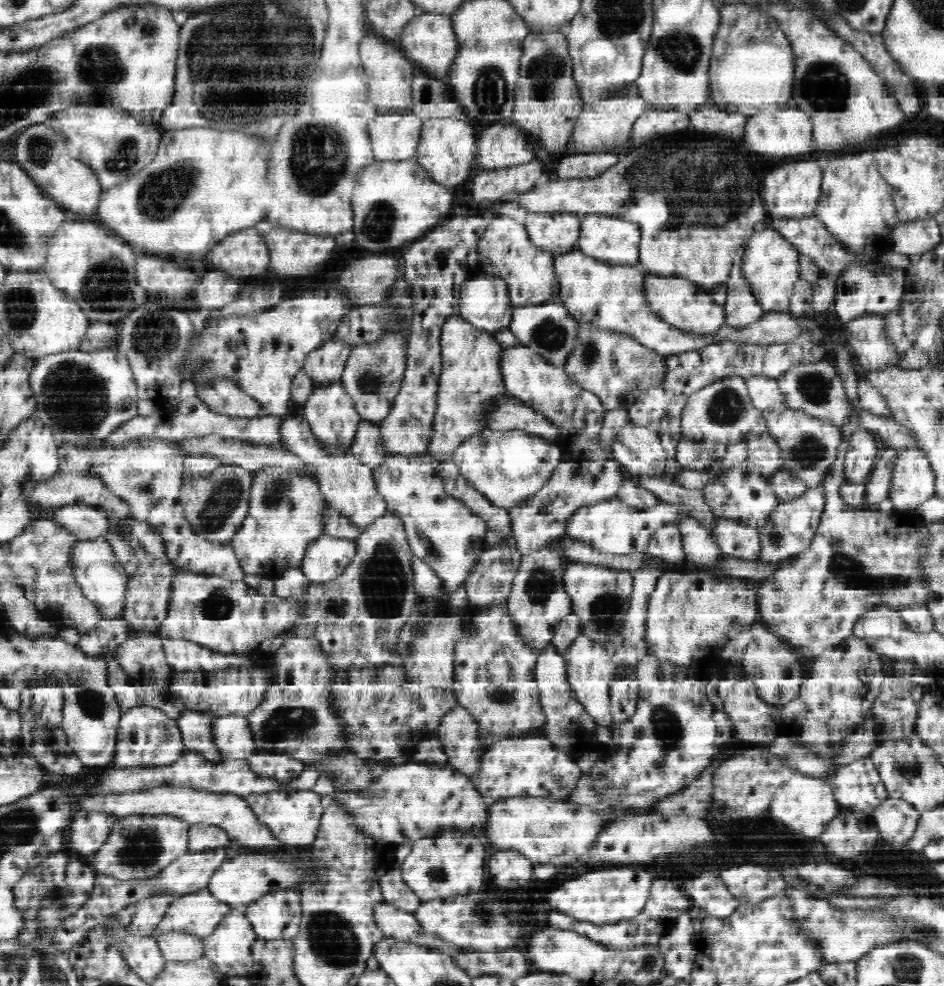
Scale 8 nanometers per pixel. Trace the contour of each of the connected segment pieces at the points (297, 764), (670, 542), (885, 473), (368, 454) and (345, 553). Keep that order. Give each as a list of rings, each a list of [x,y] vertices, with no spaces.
[[[258,751],[249,760],[254,771],[274,775],[279,778],[280,784],[292,782],[307,765],[290,753],[275,751]]]
[[[674,522],[660,523],[654,528],[652,539],[646,548],[651,556],[663,558],[672,564],[684,559],[684,549],[682,548],[682,538]]]
[[[882,447],[881,453],[870,473],[870,478],[868,478],[868,482],[865,485],[864,502],[868,502],[873,507],[877,507],[880,502],[888,497],[893,459],[894,450]]]
[[[361,418],[354,434],[354,440],[351,444],[352,452],[361,458],[371,468],[378,462],[382,462],[382,456],[386,456],[388,452],[382,449],[380,445],[380,429],[378,422],[364,420]]]
[[[324,534],[310,544],[300,567],[313,583],[331,581],[344,572],[356,551],[354,540]]]

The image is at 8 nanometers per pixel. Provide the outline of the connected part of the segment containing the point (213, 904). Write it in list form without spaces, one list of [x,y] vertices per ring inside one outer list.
[[[204,886],[174,899],[152,934],[158,936],[162,932],[182,930],[203,938],[212,934],[234,909],[238,907],[218,900],[210,887]]]

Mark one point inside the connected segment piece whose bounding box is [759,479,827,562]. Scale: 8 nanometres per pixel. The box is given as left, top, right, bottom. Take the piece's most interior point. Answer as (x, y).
(794, 525)

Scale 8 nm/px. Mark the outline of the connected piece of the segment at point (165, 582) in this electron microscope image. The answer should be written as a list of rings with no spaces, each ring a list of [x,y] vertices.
[[[131,524],[128,527],[108,528],[103,539],[110,545],[114,556],[124,567],[128,577],[126,604],[123,610],[123,617],[130,621],[135,628],[143,630],[156,630],[158,632],[161,622],[166,618],[170,608],[172,585],[174,577],[178,573],[179,566],[167,556],[158,558],[155,554],[150,554],[142,543],[136,539],[136,534],[132,534]]]

